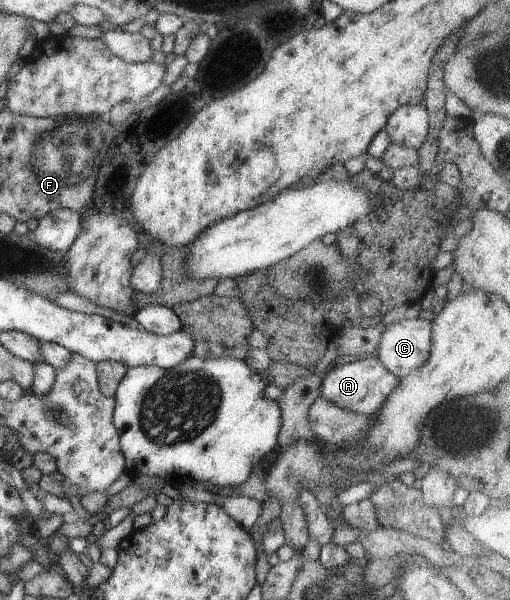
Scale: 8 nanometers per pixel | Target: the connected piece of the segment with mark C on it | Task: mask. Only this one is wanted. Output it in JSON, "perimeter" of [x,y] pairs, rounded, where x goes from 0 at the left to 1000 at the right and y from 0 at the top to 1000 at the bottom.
{"perimeter":[[[794,530],[749,545],[735,592],[761,620],[792,630],[839,600],[847,580],[847,535]]]}

